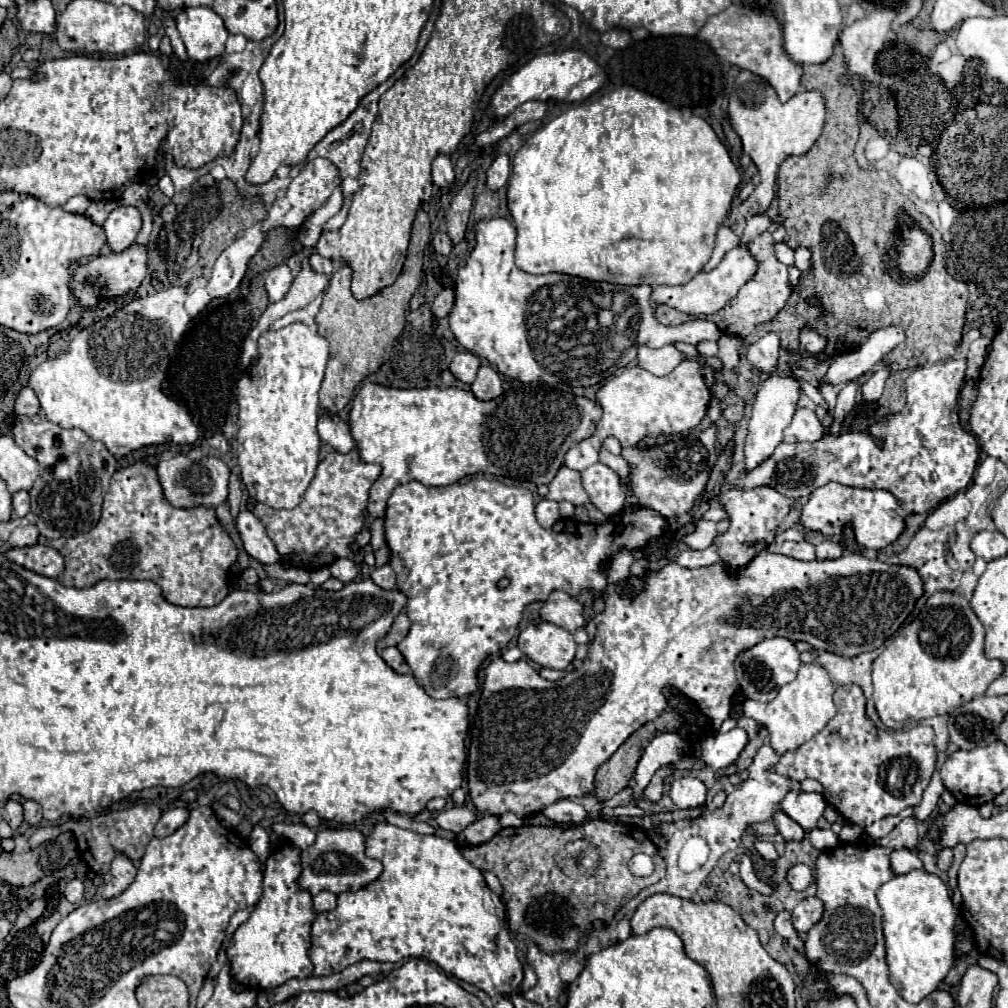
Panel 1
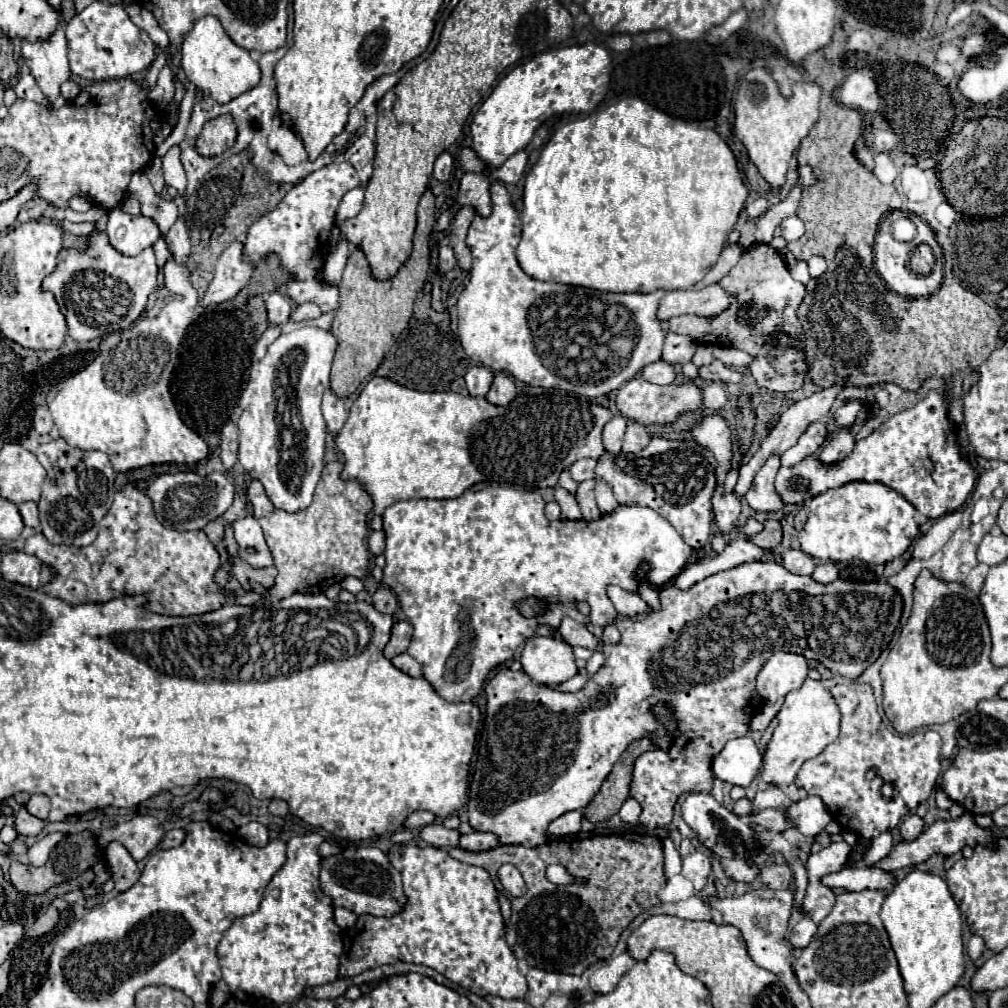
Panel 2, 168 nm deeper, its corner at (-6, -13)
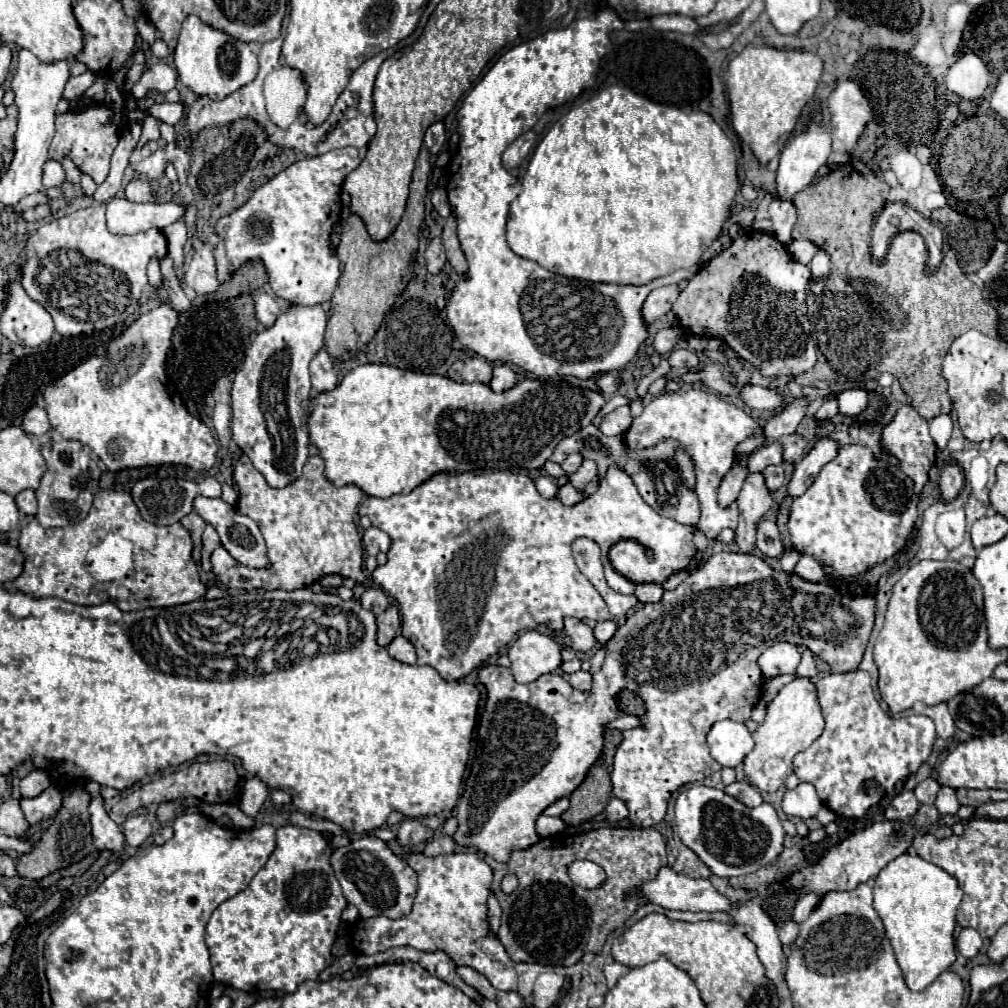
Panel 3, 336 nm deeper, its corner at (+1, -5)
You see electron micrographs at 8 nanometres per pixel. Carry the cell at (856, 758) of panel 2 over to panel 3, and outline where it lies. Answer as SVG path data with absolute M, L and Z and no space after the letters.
M850 671L826 675L816 681L818 703L826 727L824 733L794 757L794 773L800 781L812 783L822 803L836 815L860 819L886 793L896 789L898 781L914 775L928 761L936 741L934 723L924 715L892 717L874 697L870 675Z

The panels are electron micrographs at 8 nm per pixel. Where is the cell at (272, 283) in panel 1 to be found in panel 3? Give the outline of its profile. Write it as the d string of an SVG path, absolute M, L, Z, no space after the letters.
M262 291L256 297L256 317L258 317L258 321L264 327L272 327L274 321L278 319L278 315L280 315L280 305L278 305L276 297L266 293L266 291Z

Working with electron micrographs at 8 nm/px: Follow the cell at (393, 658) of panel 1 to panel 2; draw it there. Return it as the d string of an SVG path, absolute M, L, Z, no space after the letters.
M401 653L401 655L393 657L391 663L393 663L397 669L401 669L403 673L411 675L411 677L421 677L421 665L419 665L409 653Z

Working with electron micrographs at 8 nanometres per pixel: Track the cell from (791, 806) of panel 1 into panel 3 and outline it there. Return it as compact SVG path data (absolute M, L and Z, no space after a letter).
M800 783L796 789L786 791L782 799L782 809L788 817L796 819L810 819L814 817L822 807L822 801L816 795L814 785Z

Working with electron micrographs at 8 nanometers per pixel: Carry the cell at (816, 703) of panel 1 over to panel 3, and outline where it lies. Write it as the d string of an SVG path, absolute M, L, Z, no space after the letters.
M798 677L788 683L768 705L764 723L756 729L754 751L744 759L748 781L760 791L776 791L788 775L792 775L792 757L810 747L824 731L824 717L816 697L816 685L808 677Z

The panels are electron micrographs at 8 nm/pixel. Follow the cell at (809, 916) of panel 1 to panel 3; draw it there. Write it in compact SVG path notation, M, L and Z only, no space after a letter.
M786 921L782 927L780 927L780 941L782 945L792 945L798 937L798 931L800 931L800 925L796 921Z

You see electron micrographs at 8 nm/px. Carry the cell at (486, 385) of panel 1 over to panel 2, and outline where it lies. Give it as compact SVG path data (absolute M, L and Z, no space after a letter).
M497 373L487 393L487 401L491 401L493 405L509 405L515 399L515 395L517 395L517 387L513 377L507 373Z

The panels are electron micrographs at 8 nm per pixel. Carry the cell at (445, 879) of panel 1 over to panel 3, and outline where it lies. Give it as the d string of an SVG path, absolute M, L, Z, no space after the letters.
M420 851L402 855L402 859L418 875L418 893L414 907L400 919L358 919L352 927L352 947L362 955L386 951L390 947L414 947L418 951L434 953L436 949L448 953L460 967L466 965L482 973L496 989L516 989L516 973L512 959L490 931L488 923L488 895L492 883L492 869L476 853L452 853L426 857Z

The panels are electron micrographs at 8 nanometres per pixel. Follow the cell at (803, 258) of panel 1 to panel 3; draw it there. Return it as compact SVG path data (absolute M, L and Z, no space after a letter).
M824 251L816 253L816 255L812 257L812 261L810 261L810 271L812 271L812 275L814 275L816 279L828 277L828 273L830 273L830 257L828 257Z

